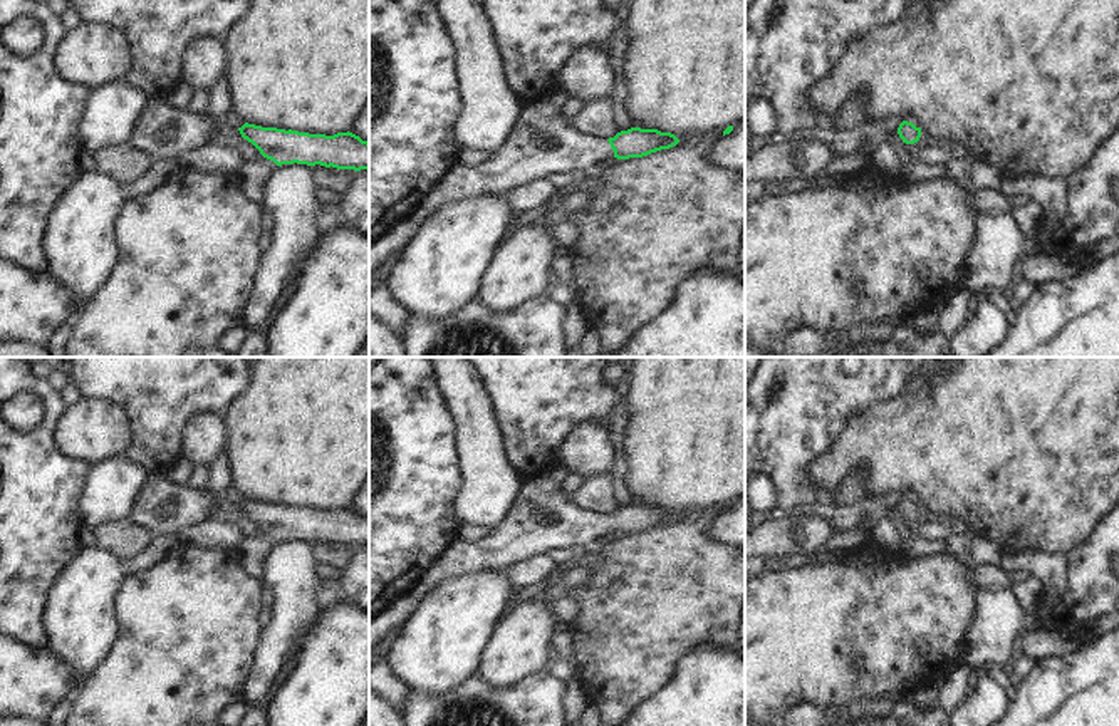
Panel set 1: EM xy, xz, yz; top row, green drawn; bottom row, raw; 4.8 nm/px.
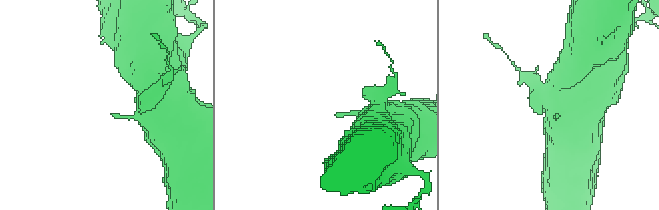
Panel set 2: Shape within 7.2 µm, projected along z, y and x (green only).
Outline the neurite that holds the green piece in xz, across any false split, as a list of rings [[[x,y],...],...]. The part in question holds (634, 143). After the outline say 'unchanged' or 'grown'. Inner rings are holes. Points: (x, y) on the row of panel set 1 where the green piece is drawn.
[[[557,87],[523,102],[502,146],[475,168],[456,164],[433,186],[421,206],[369,245],[369,270],[401,252],[414,230],[440,205],[480,194],[505,196],[510,189],[544,181],[550,174],[591,174],[612,158],[643,158],[679,143],[671,132],[631,127],[614,137],[591,137],[575,131],[562,114],[569,94]]]; grown

